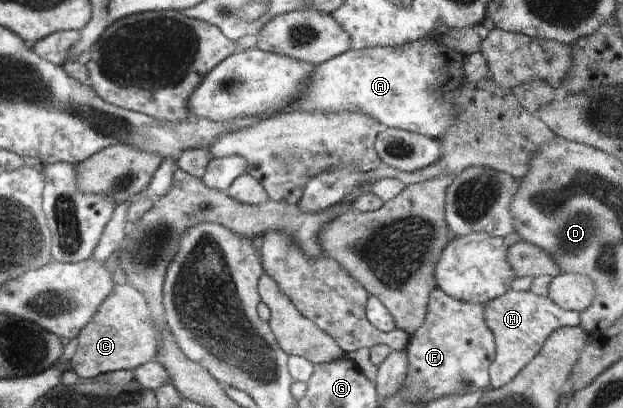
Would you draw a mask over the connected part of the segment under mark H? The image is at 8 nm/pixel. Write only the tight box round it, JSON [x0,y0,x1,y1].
[484,288,580,389]

